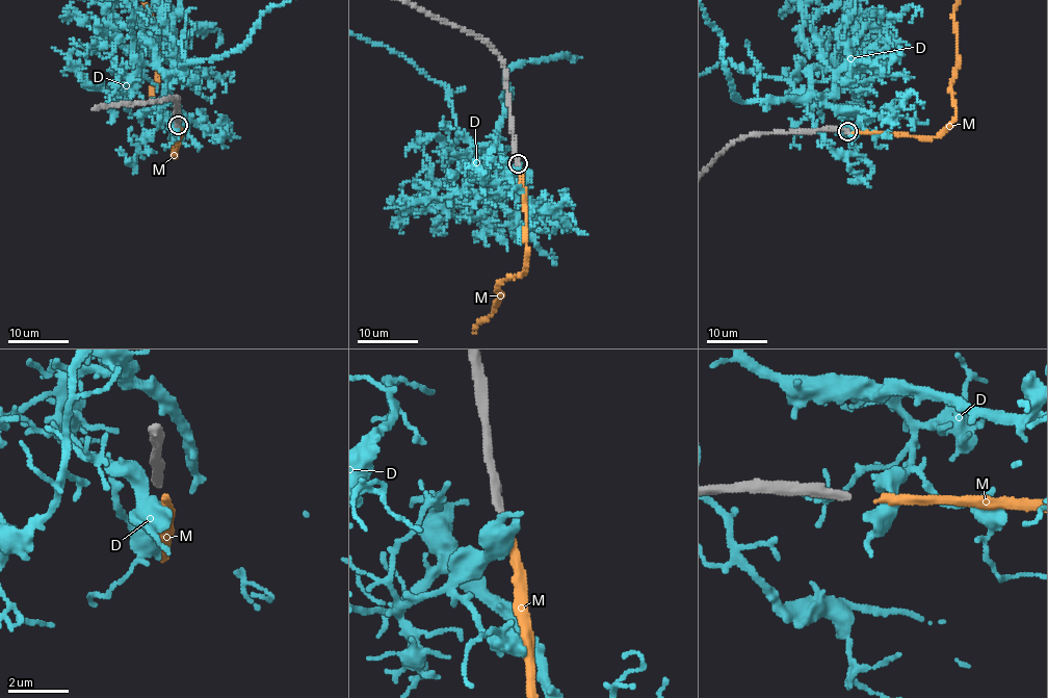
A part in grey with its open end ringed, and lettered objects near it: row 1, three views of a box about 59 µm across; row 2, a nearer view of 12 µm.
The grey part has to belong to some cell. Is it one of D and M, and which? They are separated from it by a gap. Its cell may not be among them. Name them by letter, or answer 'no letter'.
M

